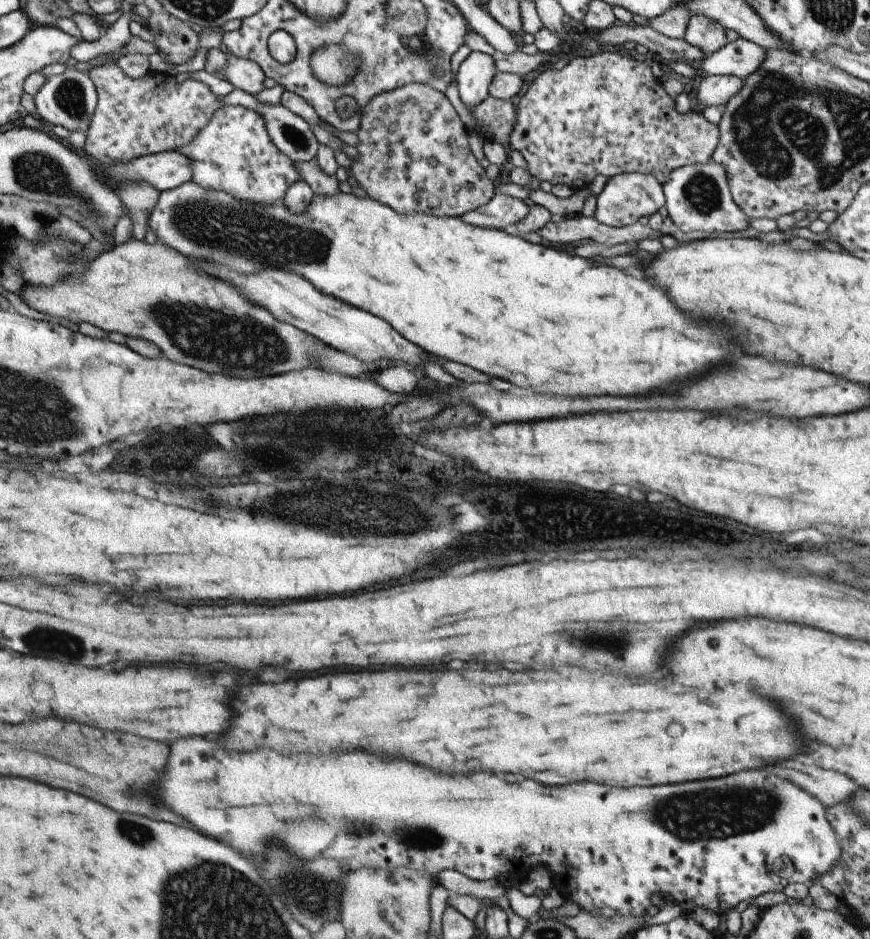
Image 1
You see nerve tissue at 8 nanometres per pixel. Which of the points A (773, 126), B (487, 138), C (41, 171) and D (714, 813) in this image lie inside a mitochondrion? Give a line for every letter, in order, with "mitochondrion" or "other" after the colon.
A: mitochondrion
B: other
C: mitochondrion
D: mitochondrion

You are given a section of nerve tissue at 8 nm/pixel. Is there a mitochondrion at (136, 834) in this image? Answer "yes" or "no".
yes

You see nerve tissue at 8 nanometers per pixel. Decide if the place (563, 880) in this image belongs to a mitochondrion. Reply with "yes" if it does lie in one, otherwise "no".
no

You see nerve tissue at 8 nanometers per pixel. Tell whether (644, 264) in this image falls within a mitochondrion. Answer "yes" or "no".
no

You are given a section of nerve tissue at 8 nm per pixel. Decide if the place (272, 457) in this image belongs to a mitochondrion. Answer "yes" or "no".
yes

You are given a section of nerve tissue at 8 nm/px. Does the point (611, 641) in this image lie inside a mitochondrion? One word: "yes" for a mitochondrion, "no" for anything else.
yes

